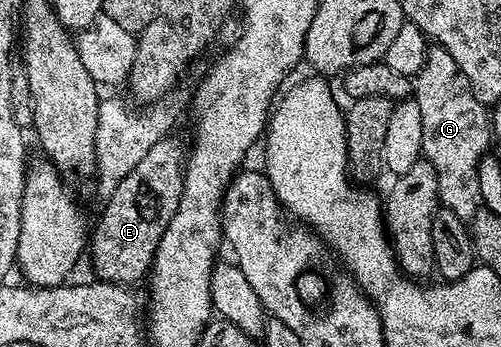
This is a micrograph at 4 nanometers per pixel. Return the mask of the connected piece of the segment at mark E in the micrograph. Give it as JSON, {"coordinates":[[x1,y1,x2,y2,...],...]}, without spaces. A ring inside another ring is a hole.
{"coordinates":[[167,137,156,141,140,165,116,185,114,192,105,200,102,216,88,239,88,247,94,250,94,271,104,283,135,285,147,278,154,265,154,254,172,219,182,196,182,172,184,147]]}

